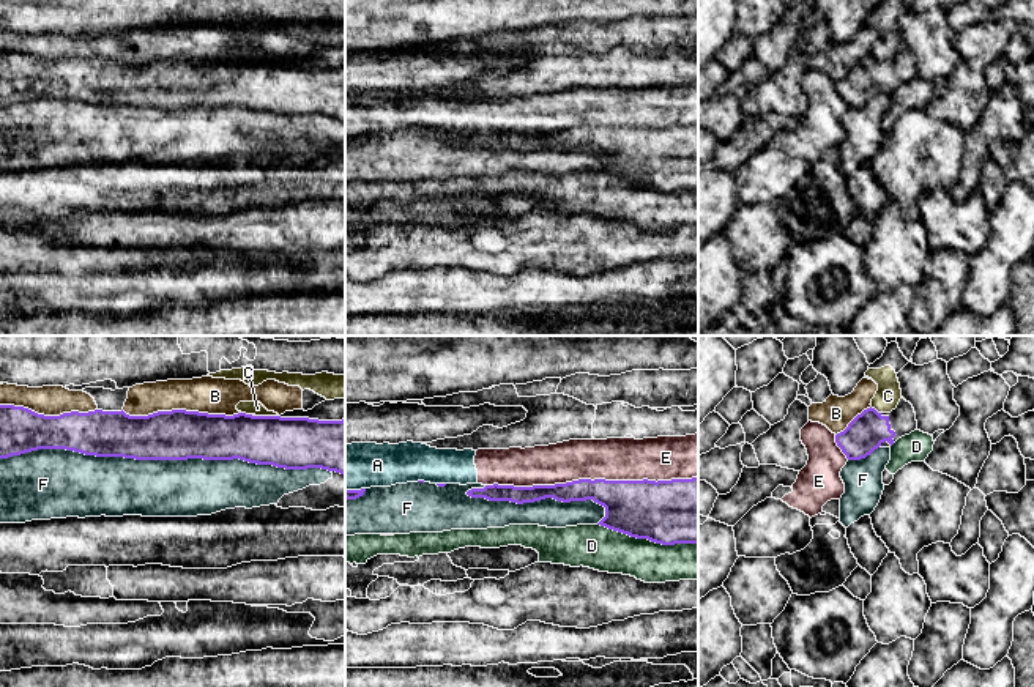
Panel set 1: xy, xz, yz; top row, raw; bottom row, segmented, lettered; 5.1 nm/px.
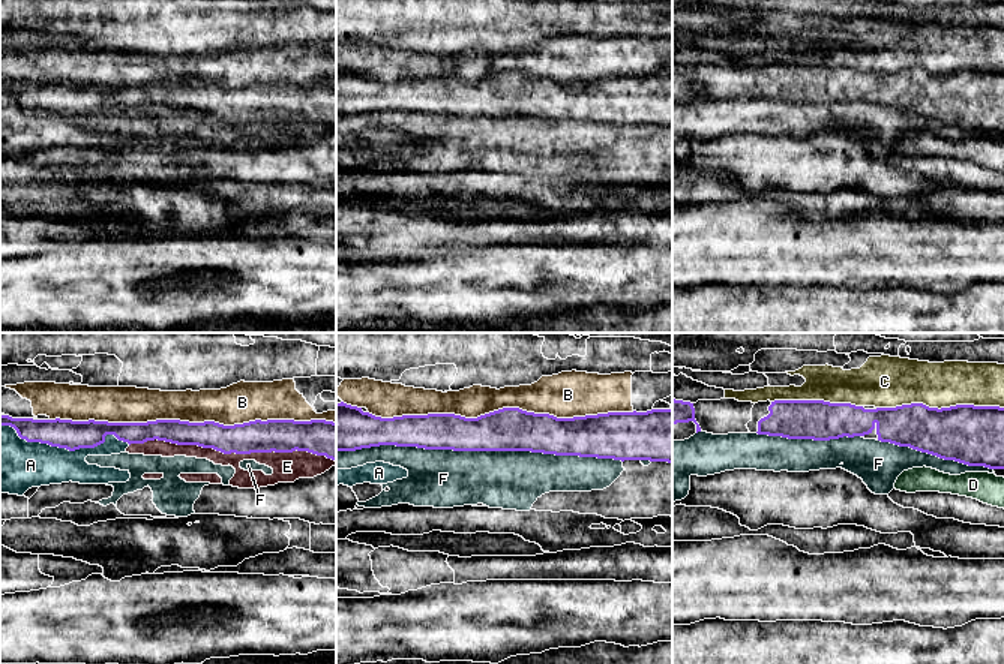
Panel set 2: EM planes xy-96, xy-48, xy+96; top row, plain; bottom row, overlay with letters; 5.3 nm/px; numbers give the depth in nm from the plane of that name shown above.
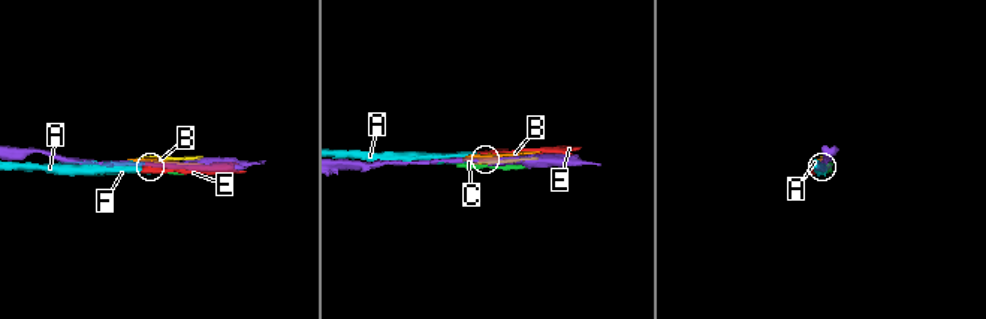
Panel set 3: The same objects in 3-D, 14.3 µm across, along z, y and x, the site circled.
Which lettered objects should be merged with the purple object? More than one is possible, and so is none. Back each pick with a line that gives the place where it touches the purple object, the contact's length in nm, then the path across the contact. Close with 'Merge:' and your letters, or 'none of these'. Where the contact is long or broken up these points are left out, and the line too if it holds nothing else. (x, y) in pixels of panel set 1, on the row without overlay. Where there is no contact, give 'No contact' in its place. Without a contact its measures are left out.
Merge: none of these

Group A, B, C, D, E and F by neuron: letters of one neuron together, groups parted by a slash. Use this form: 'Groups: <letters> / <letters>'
Groups: A E / B / C / D / F

